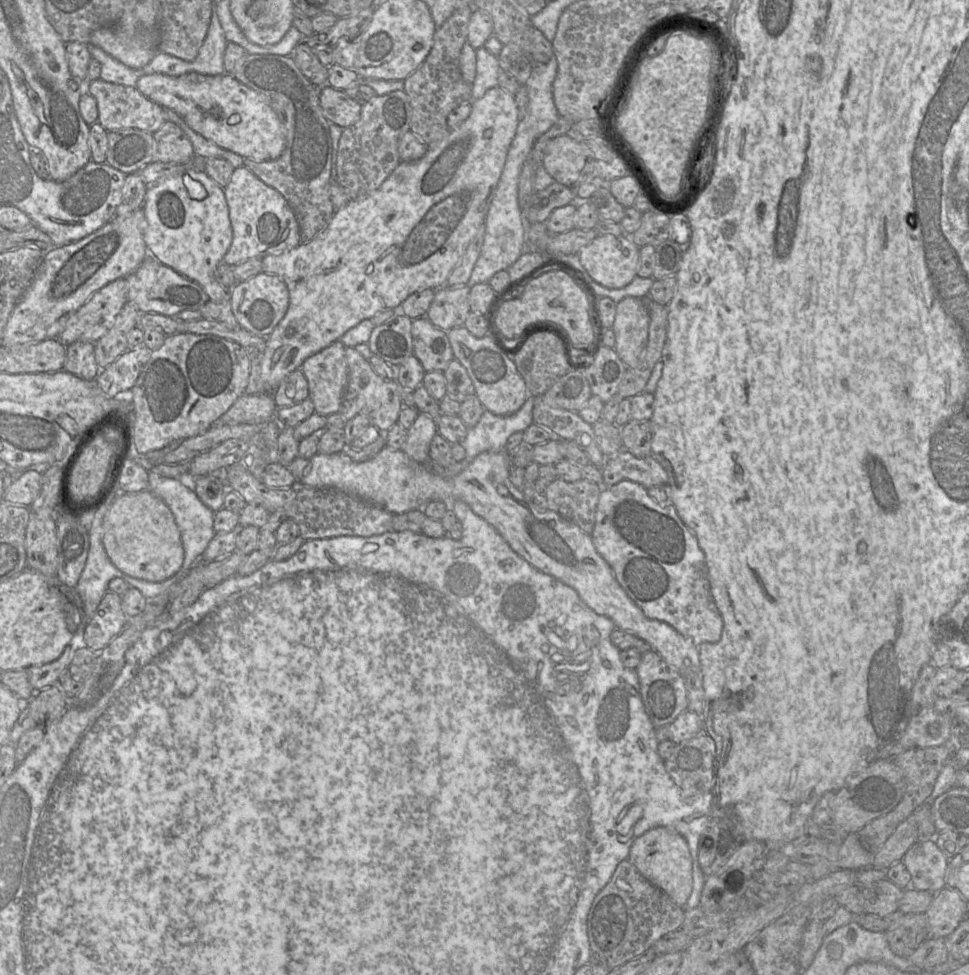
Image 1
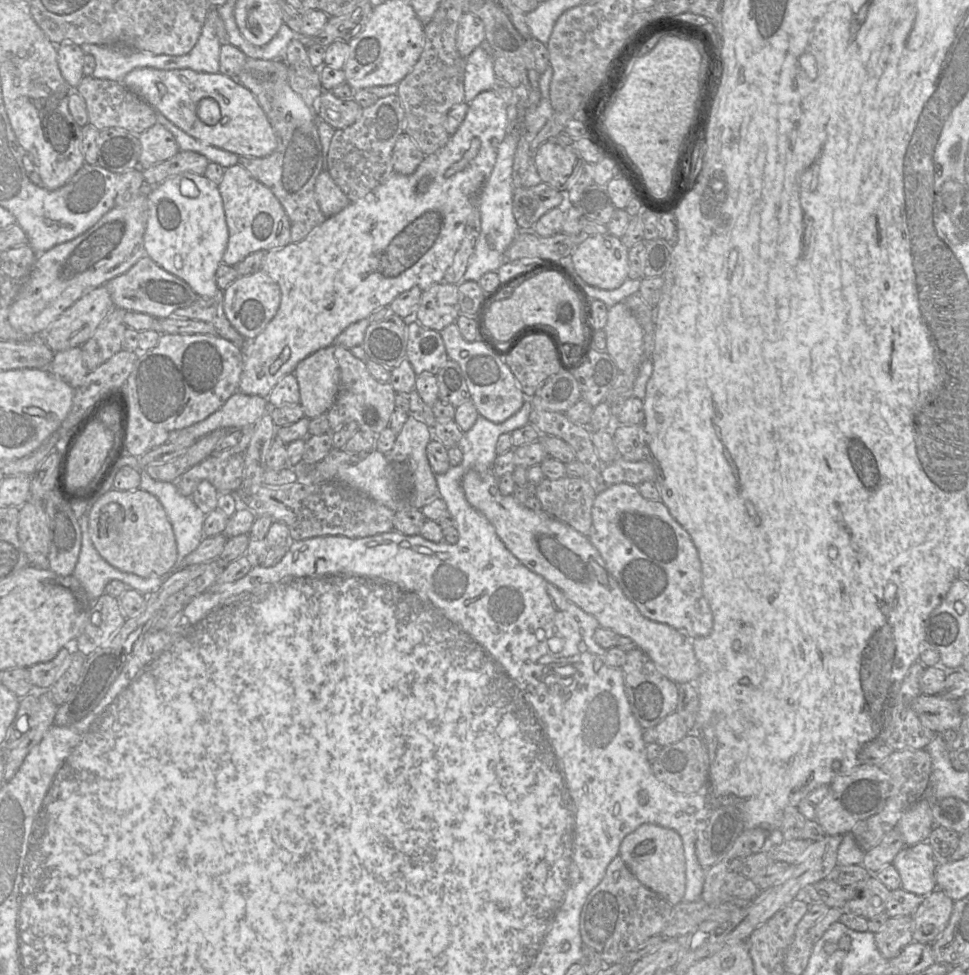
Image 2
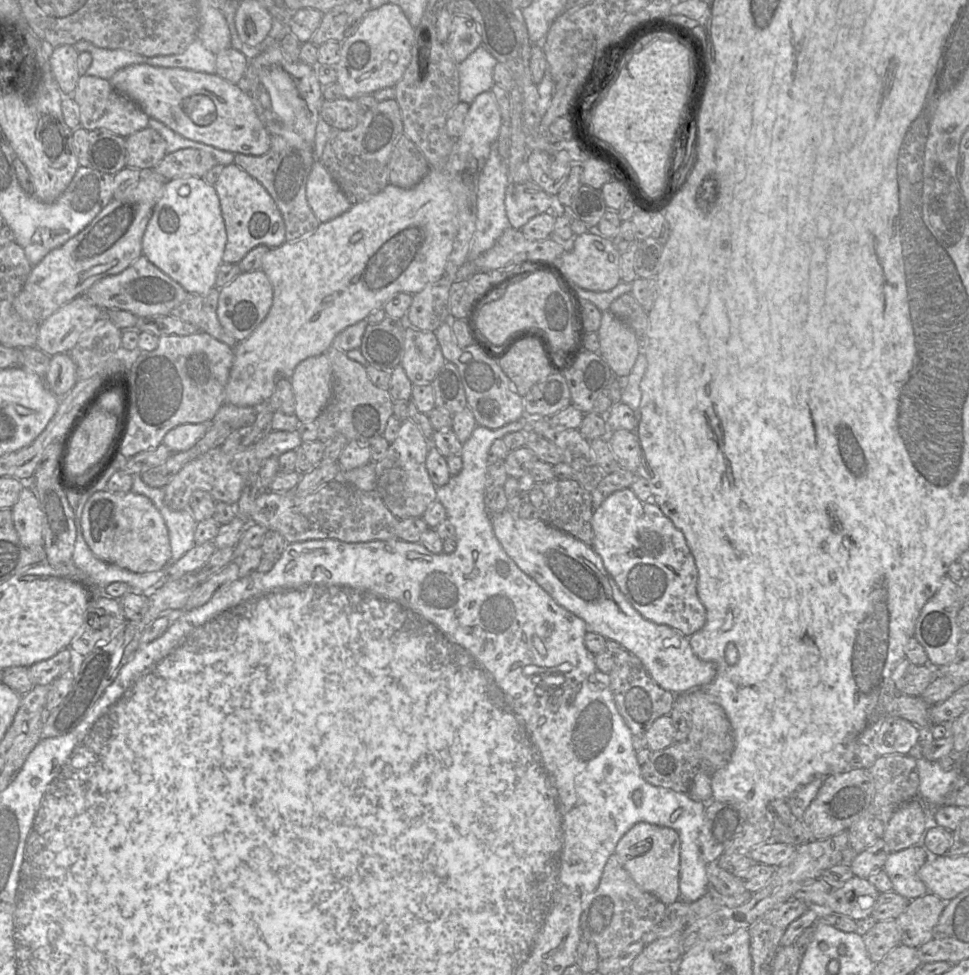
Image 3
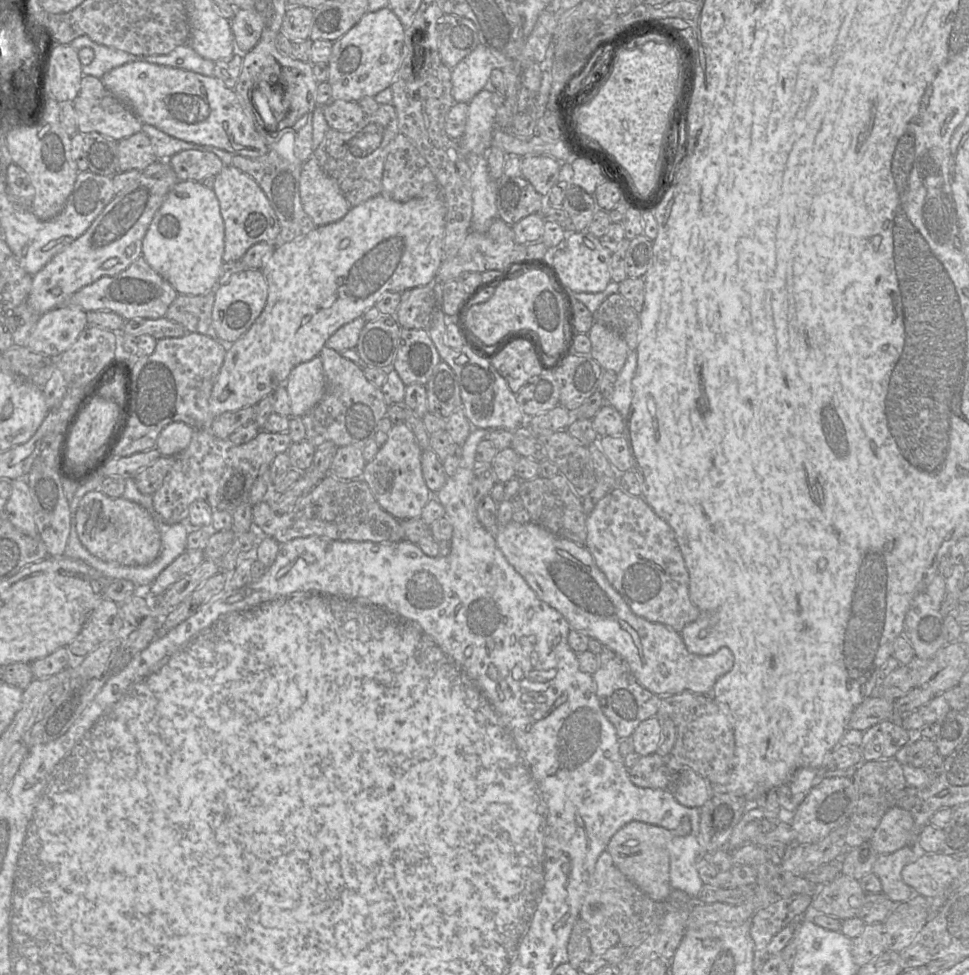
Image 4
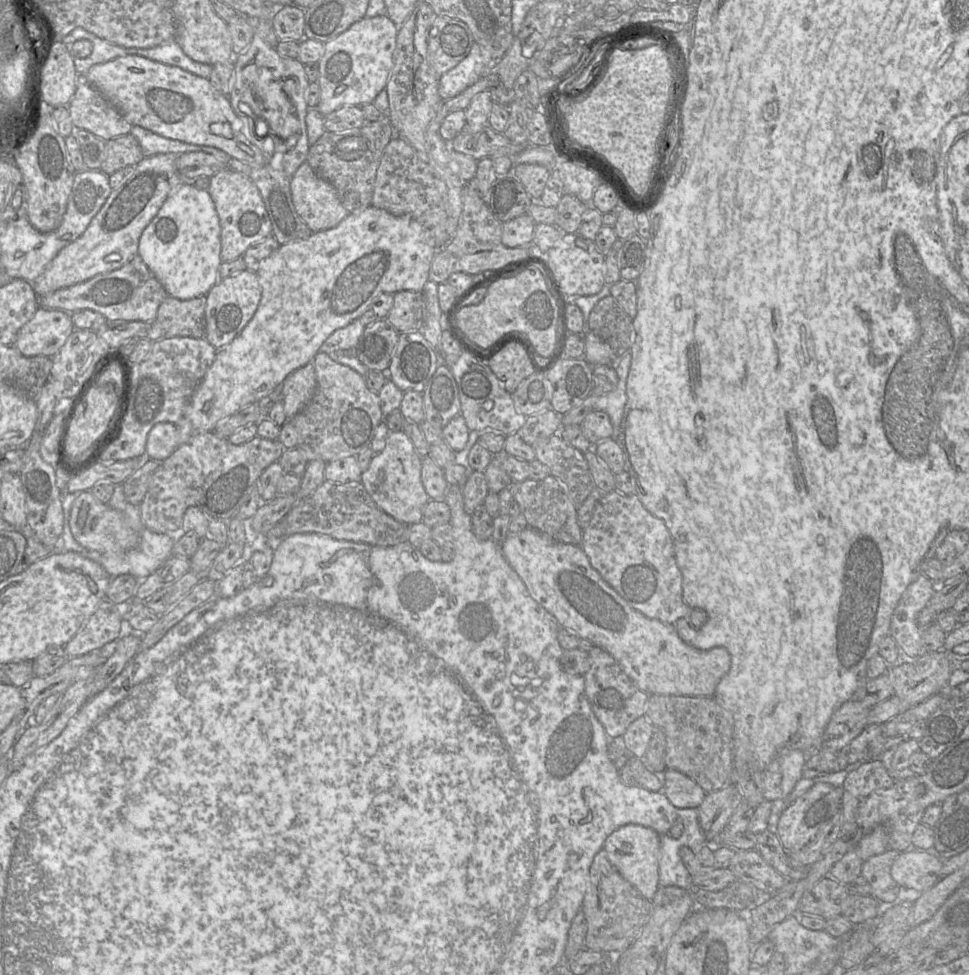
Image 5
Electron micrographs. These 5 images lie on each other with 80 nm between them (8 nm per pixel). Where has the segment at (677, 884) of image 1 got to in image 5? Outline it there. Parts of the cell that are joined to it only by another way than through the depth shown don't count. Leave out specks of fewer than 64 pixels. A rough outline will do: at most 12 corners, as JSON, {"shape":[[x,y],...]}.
{"shape":[[628,824],[603,849],[613,867],[652,900],[660,836]]}

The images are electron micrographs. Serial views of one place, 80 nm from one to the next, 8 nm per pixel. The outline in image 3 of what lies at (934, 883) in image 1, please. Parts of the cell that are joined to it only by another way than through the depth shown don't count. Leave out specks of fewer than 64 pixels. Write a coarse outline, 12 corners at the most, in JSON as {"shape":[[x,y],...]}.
{"shape":[[925,846],[891,852],[882,869],[909,900],[929,891],[918,877]]}

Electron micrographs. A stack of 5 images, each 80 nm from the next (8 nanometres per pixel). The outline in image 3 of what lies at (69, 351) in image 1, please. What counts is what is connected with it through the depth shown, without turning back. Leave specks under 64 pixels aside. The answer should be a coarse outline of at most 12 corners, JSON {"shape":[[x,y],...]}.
{"shape":[[69,353],[52,355],[44,382],[59,398],[77,383]]}

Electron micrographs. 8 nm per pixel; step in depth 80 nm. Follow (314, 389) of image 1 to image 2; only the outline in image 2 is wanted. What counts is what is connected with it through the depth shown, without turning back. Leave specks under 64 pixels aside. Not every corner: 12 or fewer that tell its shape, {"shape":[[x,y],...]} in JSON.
{"shape":[[335,345],[294,370],[305,417],[327,413],[339,389]]}

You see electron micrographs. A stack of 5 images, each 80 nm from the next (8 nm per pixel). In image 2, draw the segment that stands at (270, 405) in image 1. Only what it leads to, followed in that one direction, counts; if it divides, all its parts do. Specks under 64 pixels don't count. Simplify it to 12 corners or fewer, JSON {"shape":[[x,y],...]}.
{"shape":[[238,390],[203,421],[167,442],[197,441],[220,428],[252,427],[267,398]]}

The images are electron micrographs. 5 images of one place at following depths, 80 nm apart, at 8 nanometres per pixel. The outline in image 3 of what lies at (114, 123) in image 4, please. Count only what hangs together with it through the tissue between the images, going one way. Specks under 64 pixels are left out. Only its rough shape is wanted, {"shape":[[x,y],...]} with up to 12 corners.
{"shape":[[81,75],[80,126],[128,137],[150,117],[109,80]]}

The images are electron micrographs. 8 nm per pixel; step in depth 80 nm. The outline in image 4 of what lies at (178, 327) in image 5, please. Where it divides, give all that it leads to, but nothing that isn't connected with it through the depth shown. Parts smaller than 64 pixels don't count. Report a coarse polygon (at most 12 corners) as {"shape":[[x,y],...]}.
{"shape":[[214,290],[178,294],[165,317],[218,340]]}

